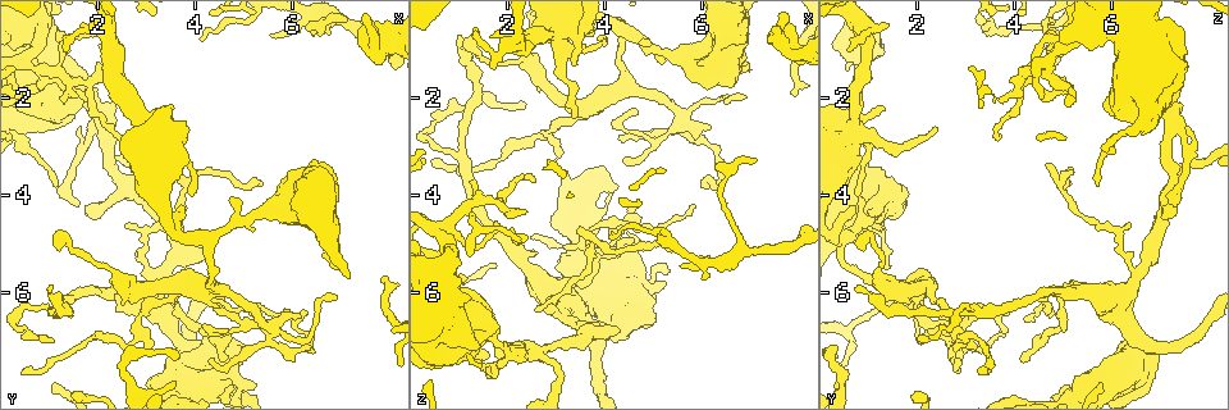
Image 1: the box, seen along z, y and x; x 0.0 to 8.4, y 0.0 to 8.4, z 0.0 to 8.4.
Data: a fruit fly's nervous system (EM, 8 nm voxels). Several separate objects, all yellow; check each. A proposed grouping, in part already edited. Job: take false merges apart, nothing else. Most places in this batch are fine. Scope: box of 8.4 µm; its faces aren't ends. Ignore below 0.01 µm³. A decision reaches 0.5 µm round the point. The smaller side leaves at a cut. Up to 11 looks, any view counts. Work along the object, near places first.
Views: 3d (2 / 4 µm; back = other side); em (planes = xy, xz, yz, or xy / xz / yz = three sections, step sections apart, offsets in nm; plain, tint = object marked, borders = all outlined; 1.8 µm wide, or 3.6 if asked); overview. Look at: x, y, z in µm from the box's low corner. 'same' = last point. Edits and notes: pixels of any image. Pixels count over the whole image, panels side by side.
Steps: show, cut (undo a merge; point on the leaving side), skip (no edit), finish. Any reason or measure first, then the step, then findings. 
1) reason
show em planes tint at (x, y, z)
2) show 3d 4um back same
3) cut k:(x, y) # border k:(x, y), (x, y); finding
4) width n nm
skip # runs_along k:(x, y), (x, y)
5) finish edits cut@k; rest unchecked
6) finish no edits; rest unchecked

sharp bend
show em xz step 16 tint at (7.55, 0.85, 0.70)

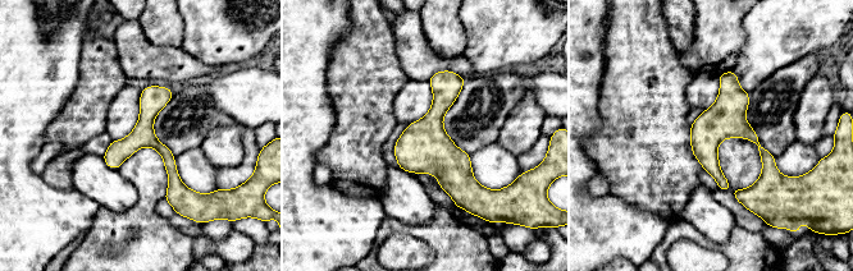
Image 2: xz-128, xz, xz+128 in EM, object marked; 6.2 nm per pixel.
show em planes tint same

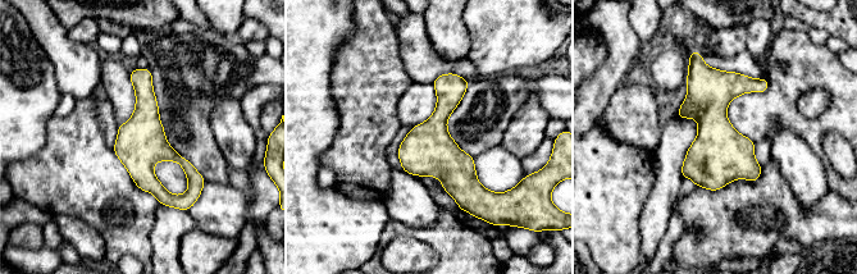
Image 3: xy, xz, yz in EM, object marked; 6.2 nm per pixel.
skip # runs_along 3:(137, 72), (144, 176), (182, 205); continuous, no second cell

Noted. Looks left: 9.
sharp bend
show em yz step 8 tint at (0.80, 1.45, 4.65)

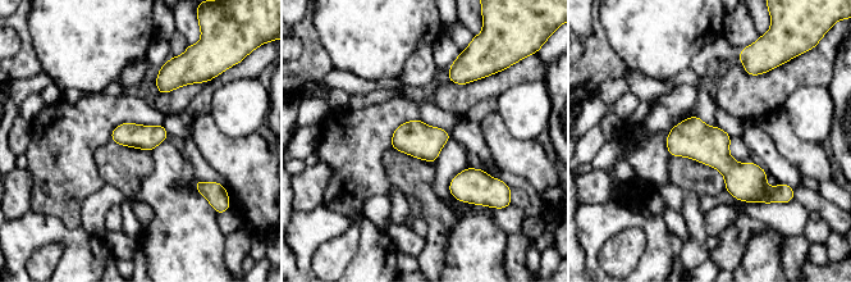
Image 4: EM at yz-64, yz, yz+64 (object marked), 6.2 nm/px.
skip # continuous, no second cell

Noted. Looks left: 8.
thick turns thin
show em 3.6um yz step 4 tint at (3.85, 7.10, 6.70)

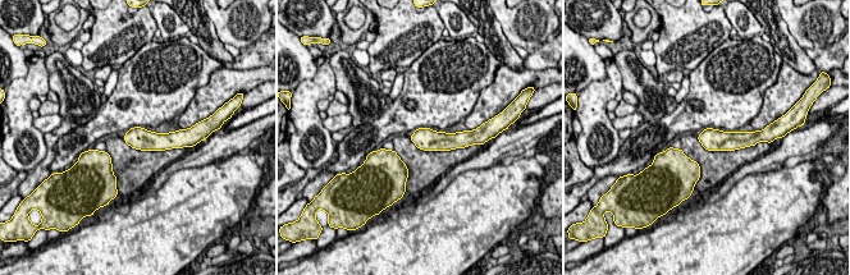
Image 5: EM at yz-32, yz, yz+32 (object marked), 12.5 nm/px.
width 280 nm
skip # one cell here

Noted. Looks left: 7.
abrupt turn
show em planes plain at (2.60, 3.80, 7.25)

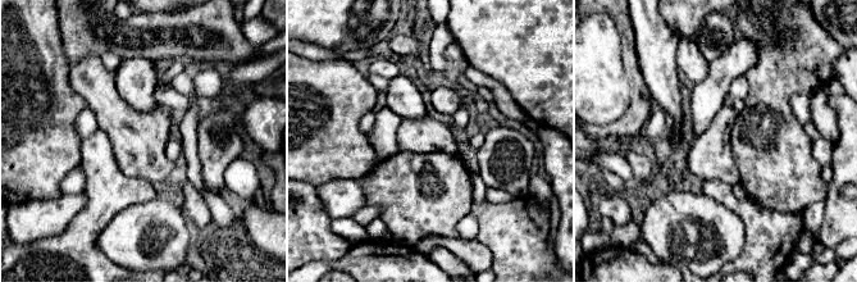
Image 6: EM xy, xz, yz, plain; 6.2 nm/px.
see the neighbours
show em planes borders same

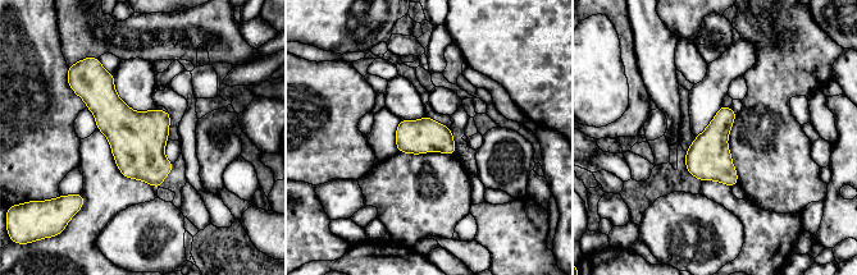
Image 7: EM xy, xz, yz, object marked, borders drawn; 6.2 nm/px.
width 220 nm
skip # continuous, no second cell

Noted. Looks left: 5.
finish no edits; rest unchecked

